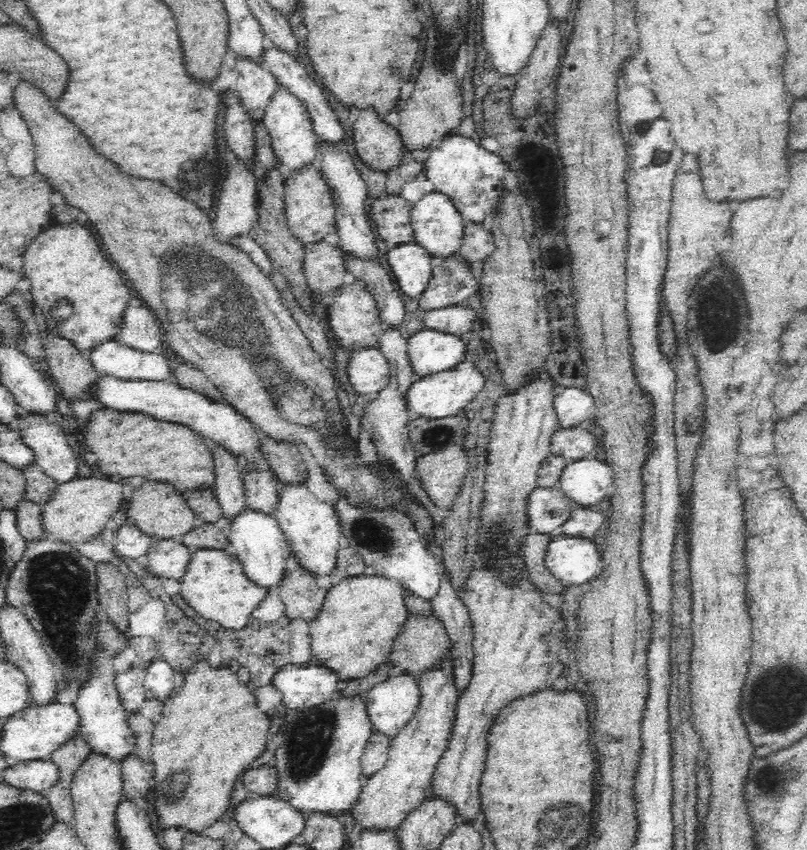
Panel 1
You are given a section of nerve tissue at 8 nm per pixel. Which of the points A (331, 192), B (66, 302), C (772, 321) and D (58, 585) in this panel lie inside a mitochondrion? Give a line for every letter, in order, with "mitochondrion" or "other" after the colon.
A: other
B: mitochondrion
C: other
D: mitochondrion

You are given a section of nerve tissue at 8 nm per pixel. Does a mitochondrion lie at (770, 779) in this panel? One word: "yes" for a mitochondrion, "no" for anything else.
yes

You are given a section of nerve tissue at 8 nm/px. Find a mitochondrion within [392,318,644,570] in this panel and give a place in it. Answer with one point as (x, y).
(435, 437)

